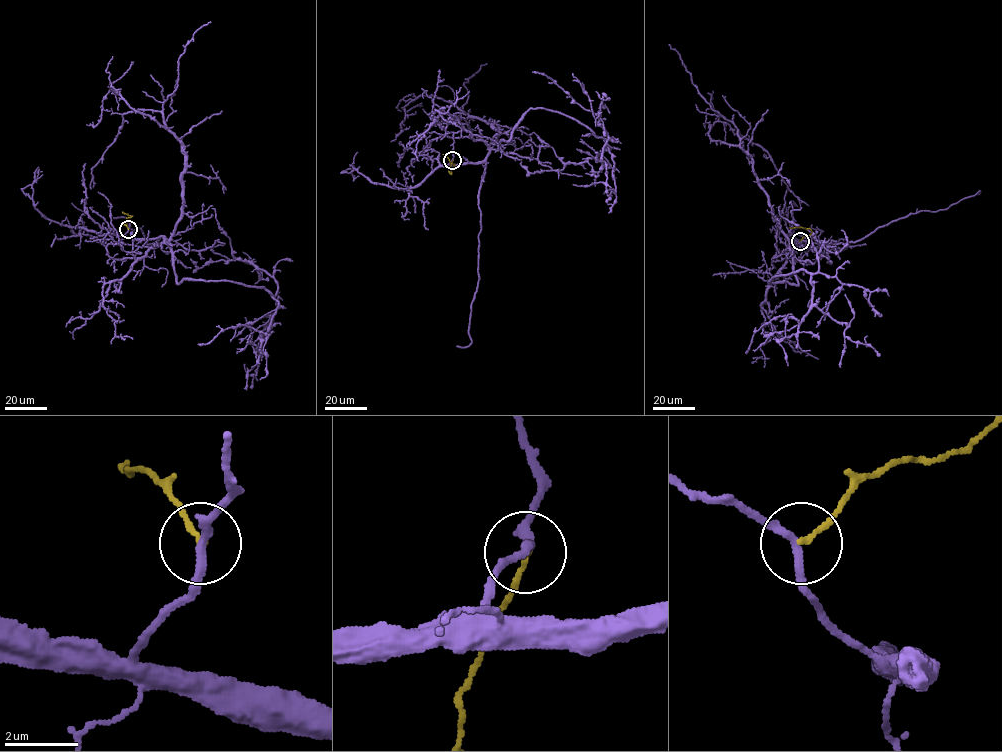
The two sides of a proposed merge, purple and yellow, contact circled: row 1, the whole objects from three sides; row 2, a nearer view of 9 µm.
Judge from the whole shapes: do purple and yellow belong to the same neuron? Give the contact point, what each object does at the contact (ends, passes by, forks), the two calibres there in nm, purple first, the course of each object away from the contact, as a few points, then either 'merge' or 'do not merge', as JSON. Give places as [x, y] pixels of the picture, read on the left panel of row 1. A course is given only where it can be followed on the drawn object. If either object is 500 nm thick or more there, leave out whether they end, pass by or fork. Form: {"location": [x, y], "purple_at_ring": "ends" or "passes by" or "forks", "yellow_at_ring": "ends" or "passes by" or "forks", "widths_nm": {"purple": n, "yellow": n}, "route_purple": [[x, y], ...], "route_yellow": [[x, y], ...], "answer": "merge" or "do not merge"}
{"location": [128, 229], "purple_at_ring": "passes by", "yellow_at_ring": "ends", "widths_nm": {"purple": 240, "yellow": 130}, "route_purple": [[128, 228], [164, 237], [178, 283], [232, 281], [278, 303], [261, 340], [240, 324], [198, 344]], "route_yellow": [[128, 228], [124, 224], [126, 217], [131, 217], [122, 212]], "answer": "do not merge"}

